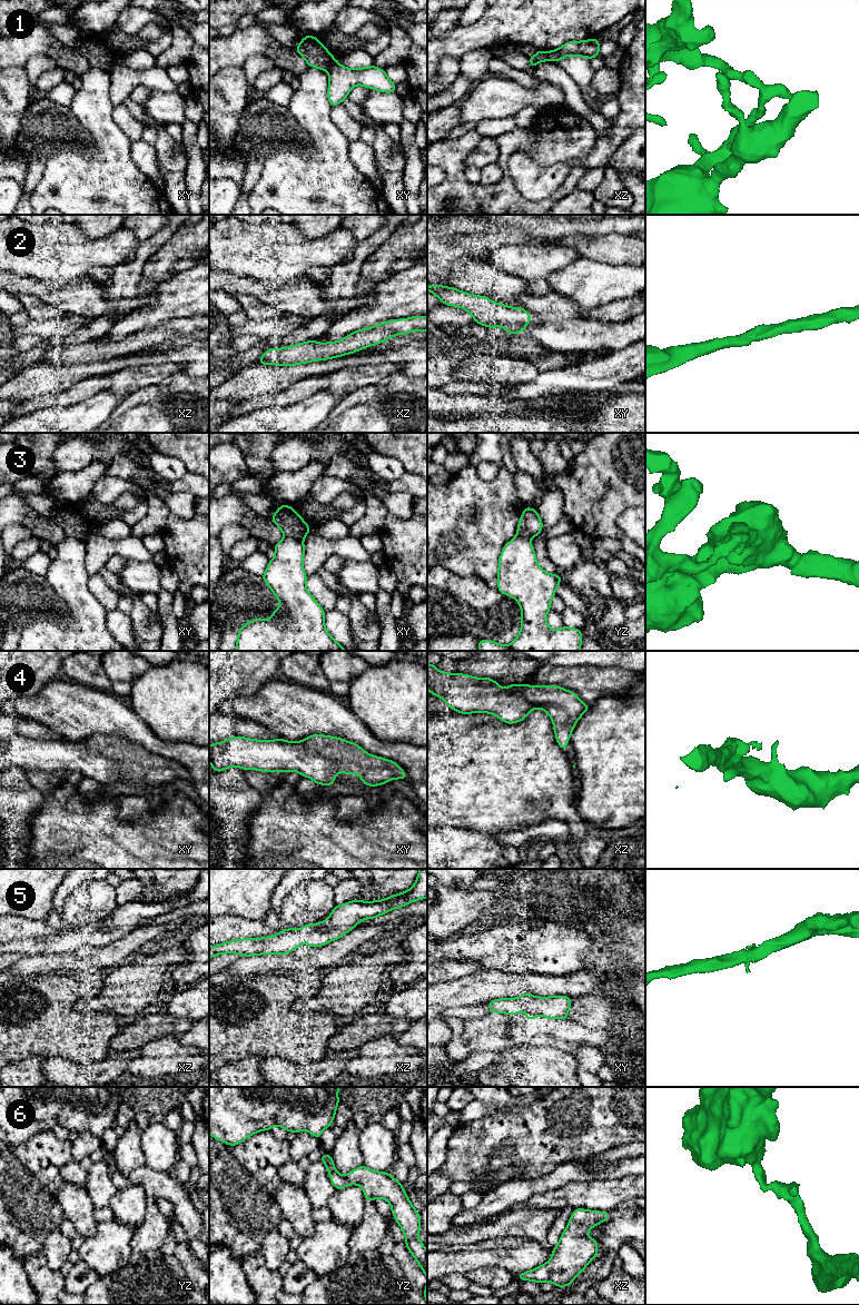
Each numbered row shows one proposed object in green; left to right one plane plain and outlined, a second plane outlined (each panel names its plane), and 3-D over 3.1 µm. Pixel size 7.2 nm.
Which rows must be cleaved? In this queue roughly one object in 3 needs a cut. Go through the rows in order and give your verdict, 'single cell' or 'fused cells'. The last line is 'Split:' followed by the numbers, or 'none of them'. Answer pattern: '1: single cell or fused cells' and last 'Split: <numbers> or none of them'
1: fused cells
2: single cell
3: fused cells
4: single cell
5: single cell
6: single cell
Split: 1, 3

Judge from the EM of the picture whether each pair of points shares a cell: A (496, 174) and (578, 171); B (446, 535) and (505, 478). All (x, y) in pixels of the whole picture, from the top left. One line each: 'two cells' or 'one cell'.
A: two cells
B: one cell

